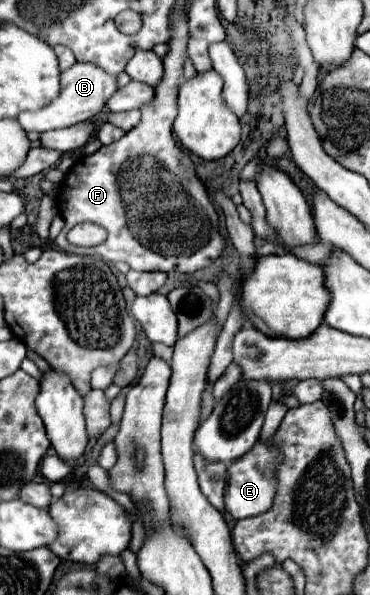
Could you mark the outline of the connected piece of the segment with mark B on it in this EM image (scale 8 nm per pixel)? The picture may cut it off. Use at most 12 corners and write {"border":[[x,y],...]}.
{"border":[[91,63],[61,73],[57,99],[17,117],[45,133],[89,121],[117,77]]}

